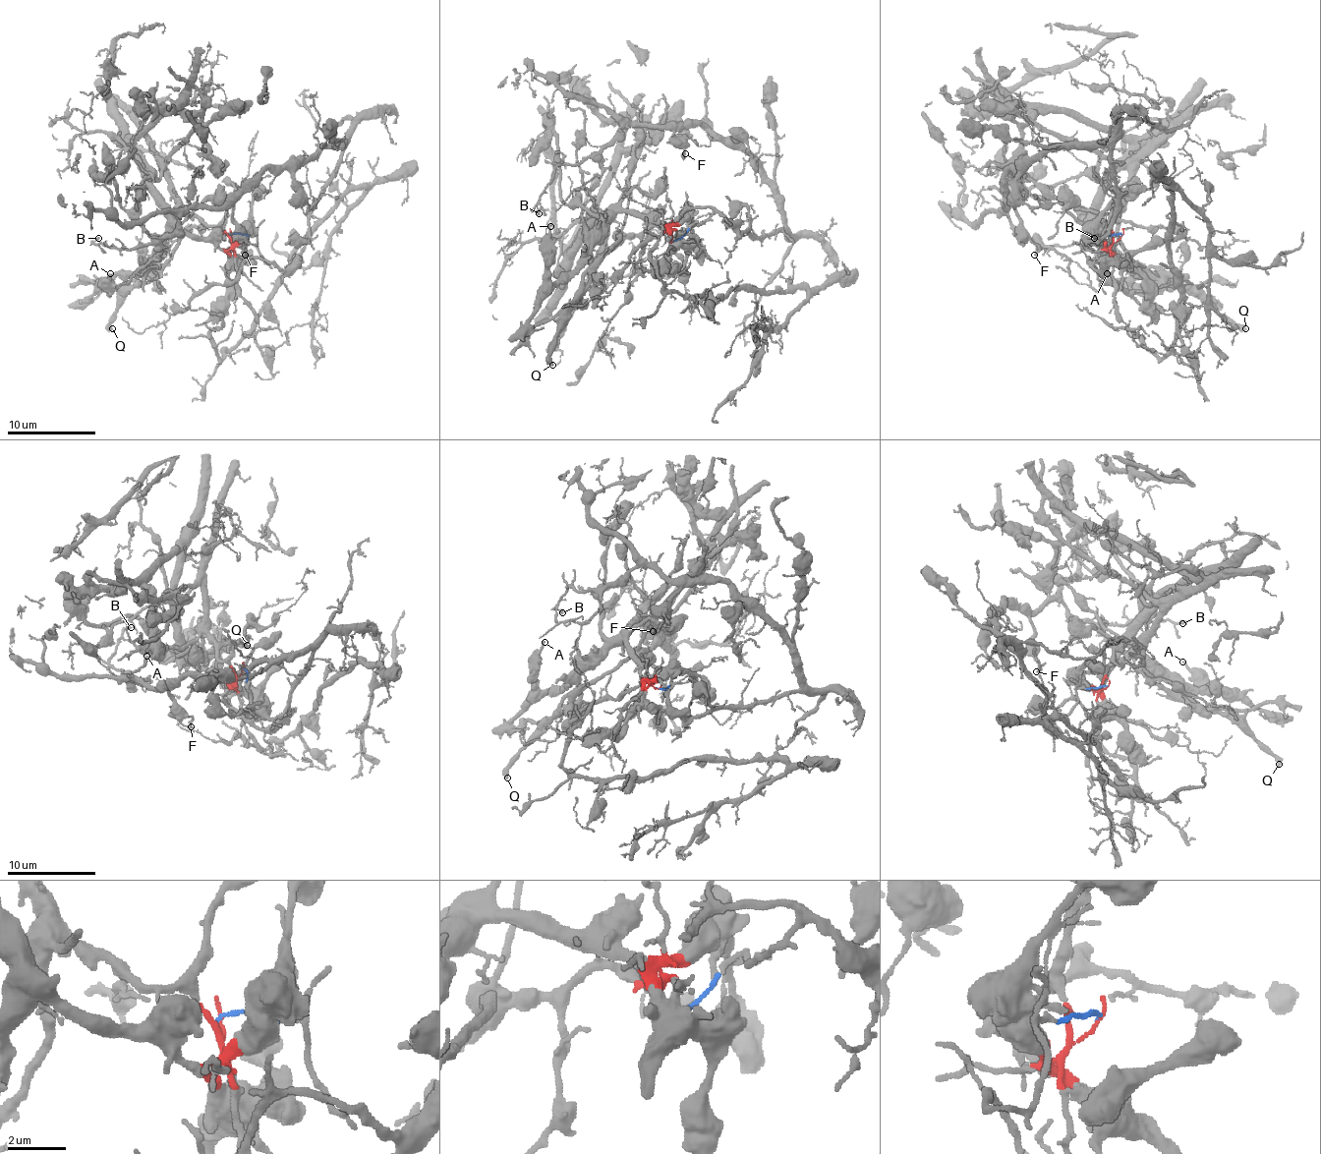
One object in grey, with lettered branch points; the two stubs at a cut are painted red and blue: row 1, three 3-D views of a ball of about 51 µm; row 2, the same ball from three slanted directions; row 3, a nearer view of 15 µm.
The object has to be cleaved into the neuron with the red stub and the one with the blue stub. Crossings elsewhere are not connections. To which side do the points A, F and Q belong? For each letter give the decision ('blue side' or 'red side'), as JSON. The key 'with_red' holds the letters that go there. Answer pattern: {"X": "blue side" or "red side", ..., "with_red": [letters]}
{"A": "red side", "F": "blue side", "Q": "red side", "with_red": ["A", "Q"]}

